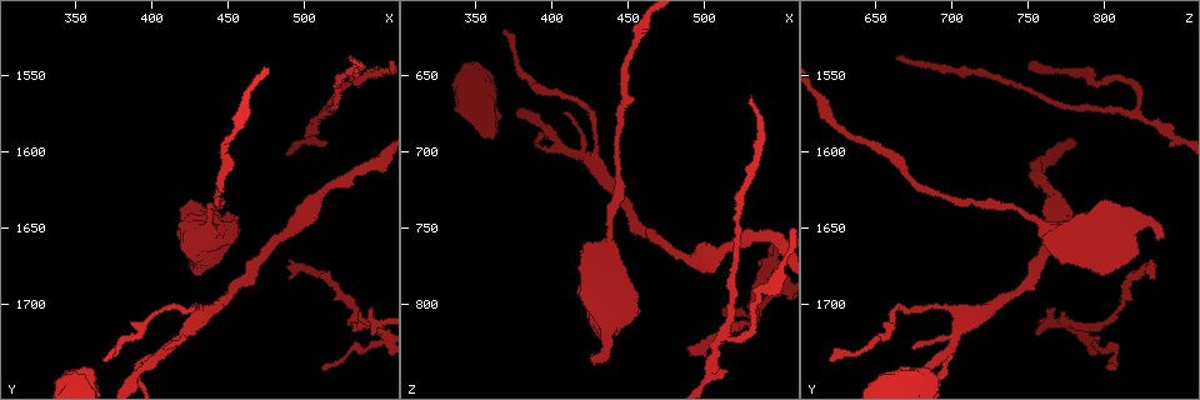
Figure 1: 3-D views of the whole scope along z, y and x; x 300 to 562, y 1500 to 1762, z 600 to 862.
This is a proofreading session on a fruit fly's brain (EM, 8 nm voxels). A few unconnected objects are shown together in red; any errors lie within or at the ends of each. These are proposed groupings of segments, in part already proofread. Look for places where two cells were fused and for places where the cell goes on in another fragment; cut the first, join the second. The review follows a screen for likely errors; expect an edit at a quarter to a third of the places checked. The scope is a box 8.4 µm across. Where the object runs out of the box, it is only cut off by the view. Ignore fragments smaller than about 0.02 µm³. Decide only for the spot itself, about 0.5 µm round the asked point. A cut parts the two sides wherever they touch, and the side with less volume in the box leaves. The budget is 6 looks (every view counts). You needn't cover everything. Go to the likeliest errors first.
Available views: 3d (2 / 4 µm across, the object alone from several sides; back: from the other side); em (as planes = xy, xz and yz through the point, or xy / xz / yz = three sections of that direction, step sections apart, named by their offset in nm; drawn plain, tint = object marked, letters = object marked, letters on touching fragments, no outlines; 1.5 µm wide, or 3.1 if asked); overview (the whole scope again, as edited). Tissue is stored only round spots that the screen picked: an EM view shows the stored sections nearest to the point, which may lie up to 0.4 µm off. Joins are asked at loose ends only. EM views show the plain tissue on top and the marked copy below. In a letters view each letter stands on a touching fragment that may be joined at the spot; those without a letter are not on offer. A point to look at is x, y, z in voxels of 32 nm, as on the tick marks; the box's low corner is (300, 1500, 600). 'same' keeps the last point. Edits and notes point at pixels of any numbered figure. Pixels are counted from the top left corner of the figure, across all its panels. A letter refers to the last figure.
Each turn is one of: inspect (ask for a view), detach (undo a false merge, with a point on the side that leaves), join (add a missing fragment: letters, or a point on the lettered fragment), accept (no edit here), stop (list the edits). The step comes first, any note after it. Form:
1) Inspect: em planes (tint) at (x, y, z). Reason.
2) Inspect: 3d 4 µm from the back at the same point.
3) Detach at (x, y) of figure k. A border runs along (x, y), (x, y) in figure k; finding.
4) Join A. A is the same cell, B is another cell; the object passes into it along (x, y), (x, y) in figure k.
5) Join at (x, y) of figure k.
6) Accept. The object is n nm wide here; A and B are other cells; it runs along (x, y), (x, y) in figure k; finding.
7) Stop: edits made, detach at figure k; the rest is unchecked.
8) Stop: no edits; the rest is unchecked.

Inspect: em planes (letters) at (530, 1540, 662). Thin end.

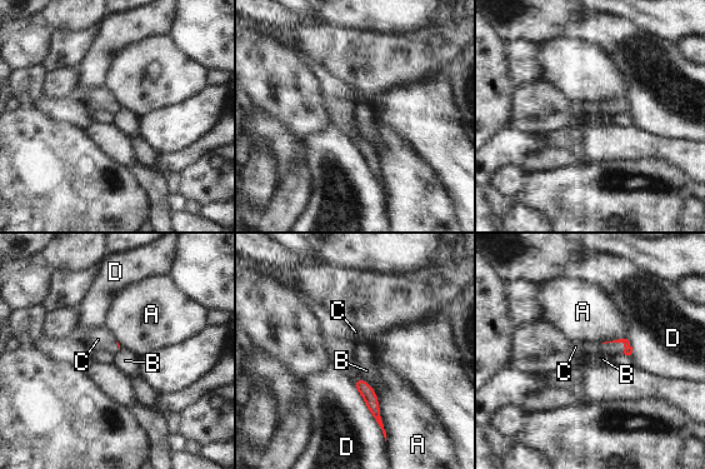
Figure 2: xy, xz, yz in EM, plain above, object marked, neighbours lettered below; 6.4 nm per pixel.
Join C. C is the same cell, A, B and D are other cells; the object passes into it along (628, 350), (615, 342), (584, 347) in figure 2; it goes on there.

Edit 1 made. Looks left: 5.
Inspect: em planes (letters) at (428, 1656, 838). Branch stops here.

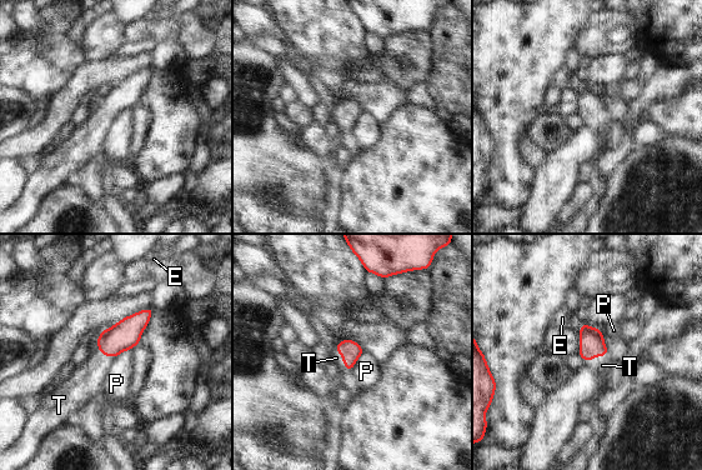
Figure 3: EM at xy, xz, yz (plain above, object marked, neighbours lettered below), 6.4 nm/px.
Join T. T is the same cell, E and P are other cells; the object passes into it along (350, 350), (342, 358), (336, 358) in figure 3; the cell continues.

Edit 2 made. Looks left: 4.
Inspect: overview.

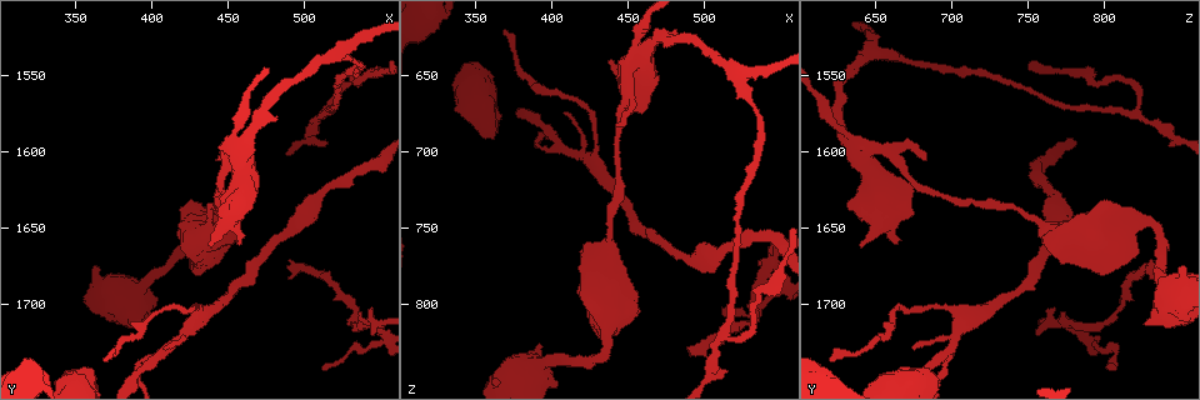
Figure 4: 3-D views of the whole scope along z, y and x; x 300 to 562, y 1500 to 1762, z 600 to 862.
Inspect: em xz step 8 (tint) at (512, 1744, 802). Tapers out.

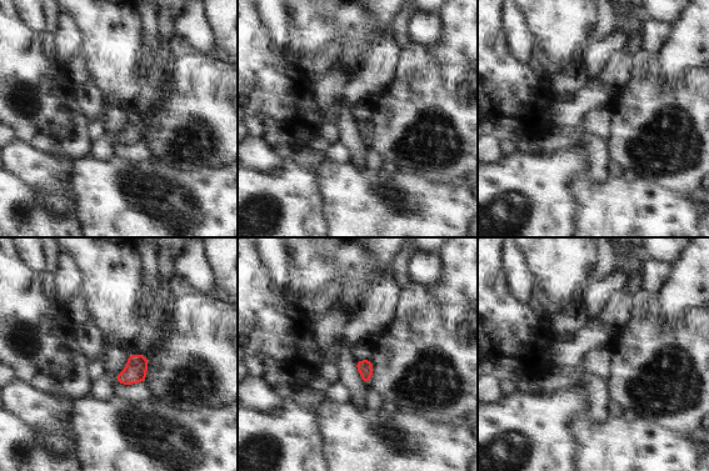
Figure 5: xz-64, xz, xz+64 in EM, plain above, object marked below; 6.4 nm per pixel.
Inspect: em planes (tint) at the same point. Cut it another way.

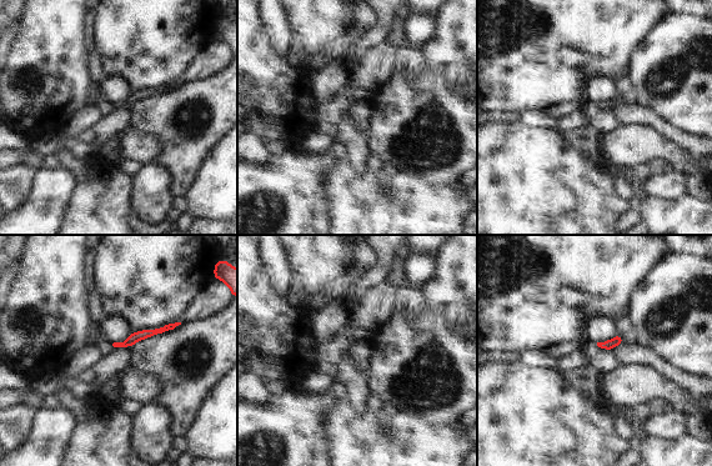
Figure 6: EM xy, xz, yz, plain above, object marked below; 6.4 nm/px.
Inspect: em planes (letters) at the same point. See the neighbours.

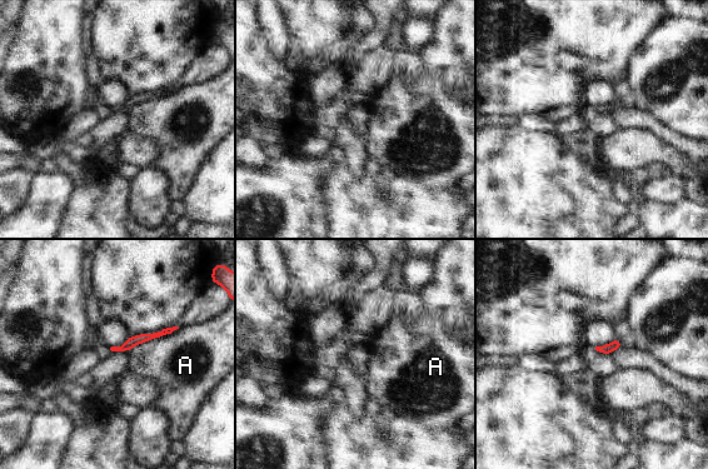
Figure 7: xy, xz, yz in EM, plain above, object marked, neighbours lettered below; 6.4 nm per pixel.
Accept. The object is 70 nm wide here; A is another cell; it runs along (169, 330), (133, 340), (123, 348) in figure 7; no lettered fragment goes on from it.

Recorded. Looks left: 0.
Stop: edits made, join at figure 2, join at figure 3; the rest is unchecked.

